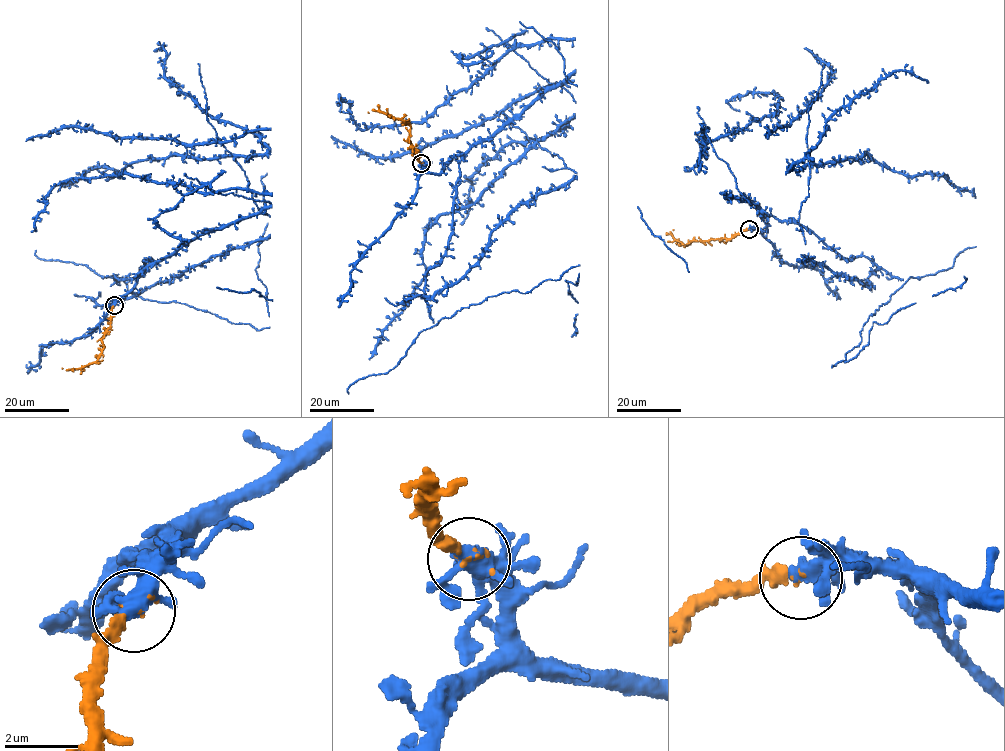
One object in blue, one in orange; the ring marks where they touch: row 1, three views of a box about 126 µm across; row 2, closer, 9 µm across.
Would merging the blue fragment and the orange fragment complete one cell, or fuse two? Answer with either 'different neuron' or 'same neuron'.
same neuron

